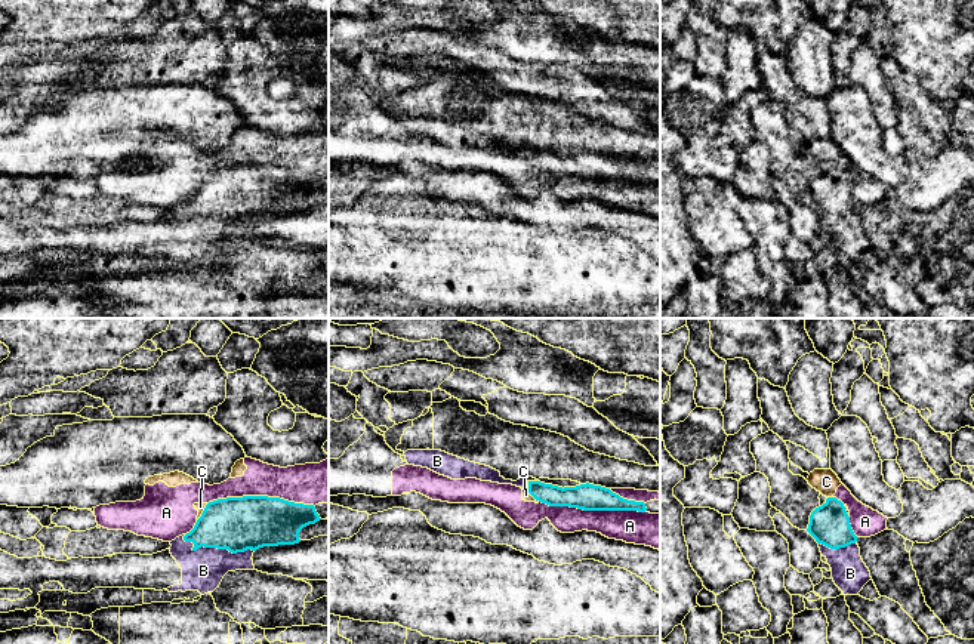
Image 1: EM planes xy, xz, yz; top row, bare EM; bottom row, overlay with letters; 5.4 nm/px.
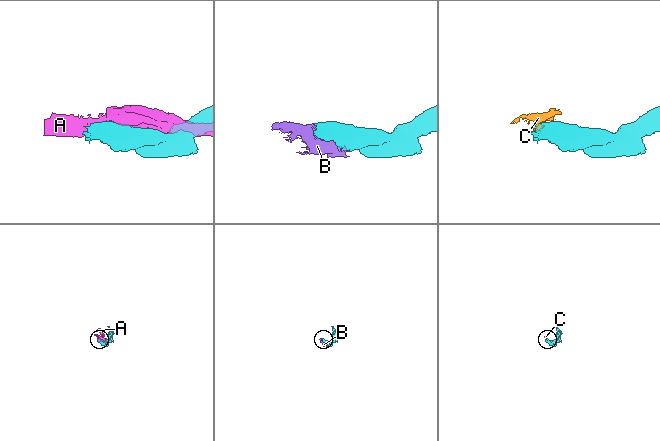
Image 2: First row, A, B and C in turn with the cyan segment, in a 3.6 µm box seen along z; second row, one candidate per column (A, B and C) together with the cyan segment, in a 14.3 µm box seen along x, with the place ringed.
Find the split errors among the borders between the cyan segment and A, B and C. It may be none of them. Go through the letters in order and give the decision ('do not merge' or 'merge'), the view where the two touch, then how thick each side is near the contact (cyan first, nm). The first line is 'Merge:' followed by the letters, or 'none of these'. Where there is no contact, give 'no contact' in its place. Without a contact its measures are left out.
Merge: B
A: do not merge; meets cyan in xy; 300 nm thick on the cyan side, 220 nm on the other
B: merge; meets cyan in xy; 300 nm thick on the cyan side, 220 nm on the other
C: do not merge; meets cyan in yz; 220 nm thick on the cyan side, 140 nm on the other

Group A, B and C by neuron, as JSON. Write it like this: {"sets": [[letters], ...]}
{"sets": [["A", "C"], ["B"]]}

